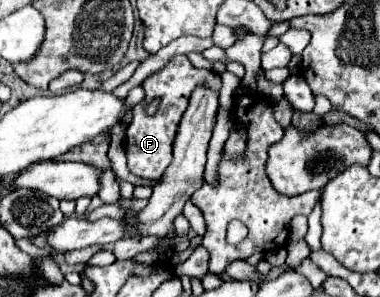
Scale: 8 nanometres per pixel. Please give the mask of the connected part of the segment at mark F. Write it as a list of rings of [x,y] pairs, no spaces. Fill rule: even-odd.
[[[178,55],[174,57],[164,69],[160,69],[158,73],[150,75],[142,87],[146,93],[146,101],[148,97],[160,97],[160,113],[156,113],[156,117],[148,117],[144,113],[144,109],[136,107],[136,113],[128,125],[126,131],[126,155],[128,155],[128,169],[130,173],[138,175],[138,177],[146,177],[146,179],[158,179],[160,177],[160,167],[168,167],[170,165],[170,145],[176,139],[176,131],[180,125],[180,119],[188,107],[188,99],[190,93],[196,85],[200,83],[208,83],[212,85],[212,89],[220,89],[220,77],[218,73],[208,73],[202,69],[194,69],[188,61],[186,55]]]

